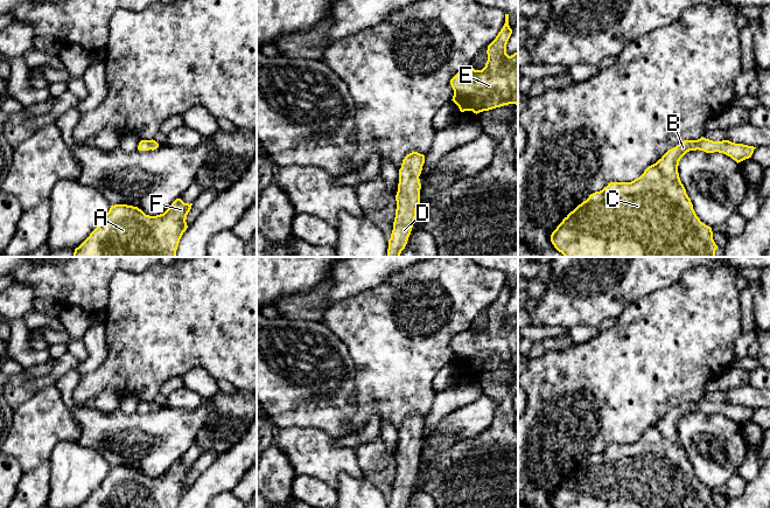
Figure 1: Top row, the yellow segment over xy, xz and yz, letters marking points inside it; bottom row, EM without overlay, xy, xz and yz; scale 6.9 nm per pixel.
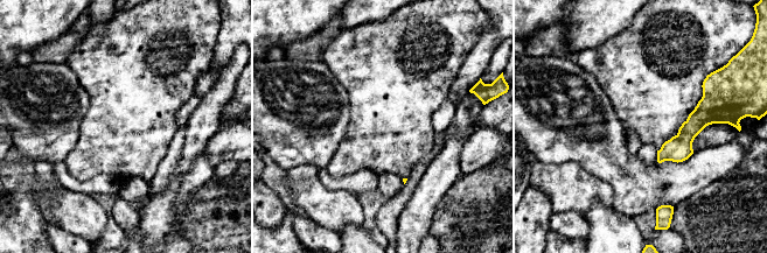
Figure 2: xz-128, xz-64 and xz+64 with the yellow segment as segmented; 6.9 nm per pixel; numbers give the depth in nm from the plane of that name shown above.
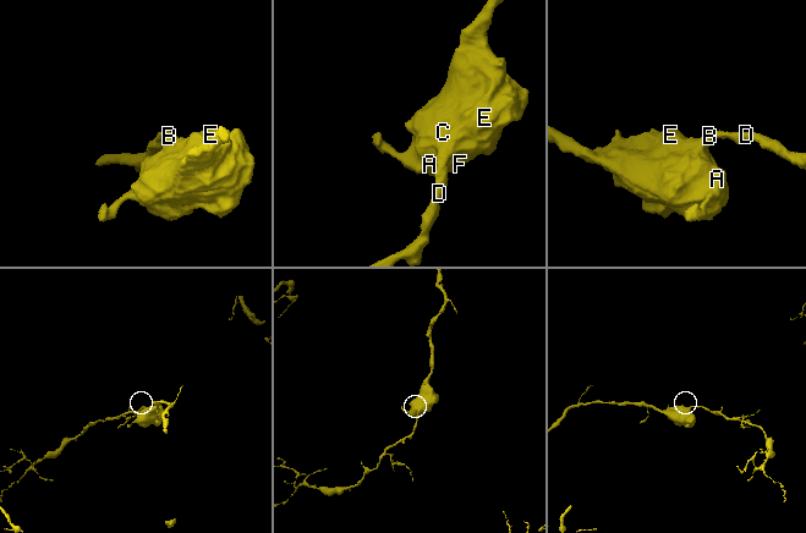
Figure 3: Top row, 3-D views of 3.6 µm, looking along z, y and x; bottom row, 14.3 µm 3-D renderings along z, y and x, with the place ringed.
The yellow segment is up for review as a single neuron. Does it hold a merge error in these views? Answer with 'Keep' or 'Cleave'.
Keep

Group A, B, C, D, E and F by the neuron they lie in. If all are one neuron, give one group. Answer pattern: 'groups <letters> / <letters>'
groups A B C D E F

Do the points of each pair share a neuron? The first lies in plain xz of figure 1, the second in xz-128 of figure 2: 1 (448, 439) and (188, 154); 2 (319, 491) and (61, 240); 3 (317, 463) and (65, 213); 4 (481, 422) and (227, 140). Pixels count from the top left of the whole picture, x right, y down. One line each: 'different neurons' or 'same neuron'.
1: same neuron
2: same neuron
3: same neuron
4: same neuron

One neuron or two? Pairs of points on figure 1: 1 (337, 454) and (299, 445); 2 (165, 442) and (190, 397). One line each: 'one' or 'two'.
1: one
2: two

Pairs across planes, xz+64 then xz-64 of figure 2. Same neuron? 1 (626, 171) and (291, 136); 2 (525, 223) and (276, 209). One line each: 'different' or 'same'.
1: same
2: same

